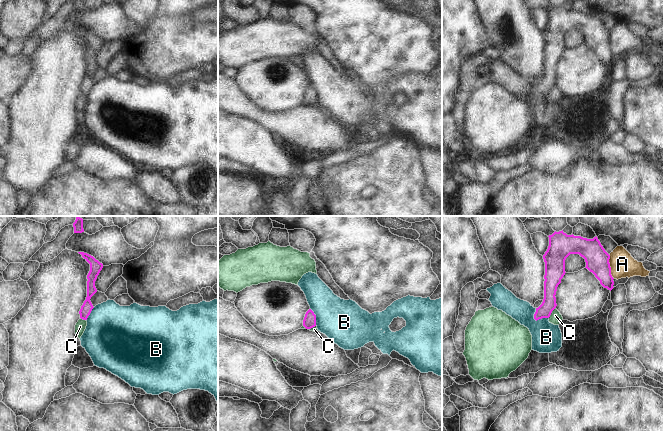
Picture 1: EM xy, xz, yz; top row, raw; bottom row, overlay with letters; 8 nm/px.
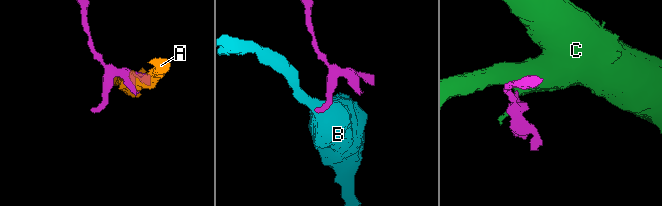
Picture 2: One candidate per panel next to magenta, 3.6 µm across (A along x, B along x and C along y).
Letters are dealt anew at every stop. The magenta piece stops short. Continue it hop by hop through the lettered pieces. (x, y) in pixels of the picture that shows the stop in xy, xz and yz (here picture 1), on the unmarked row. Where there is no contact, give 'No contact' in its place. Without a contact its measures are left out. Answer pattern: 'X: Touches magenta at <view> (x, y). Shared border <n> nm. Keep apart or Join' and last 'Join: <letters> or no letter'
A: Touches magenta at yz (609, 42). Shared border 200 nm. Keep apart
B: Touches magenta at yz (536, 96). Shared border 140 nm. Keep apart
C: Touches magenta at yz (551, 88). Shared border 110 nm. Keep apart
Join: no letter

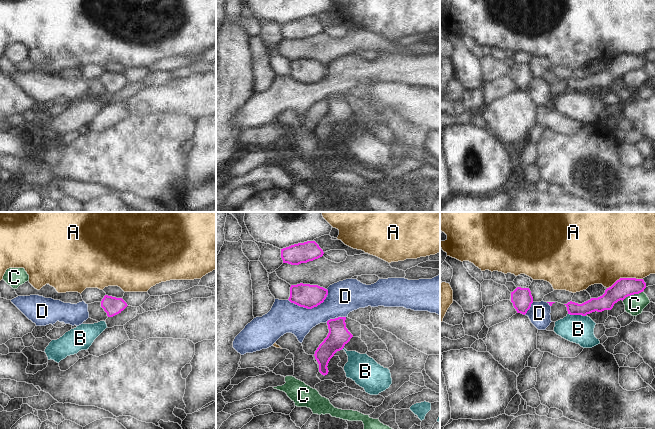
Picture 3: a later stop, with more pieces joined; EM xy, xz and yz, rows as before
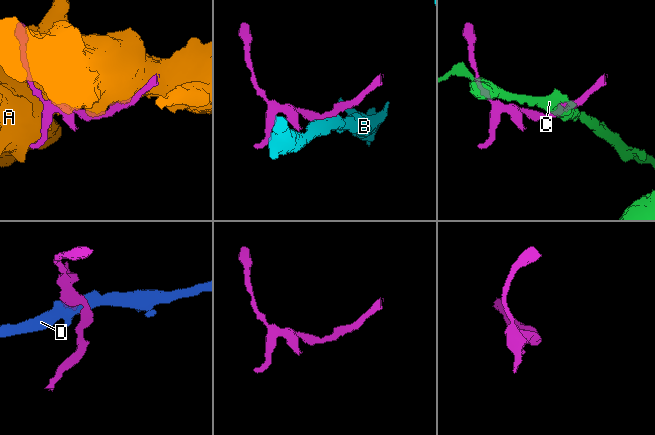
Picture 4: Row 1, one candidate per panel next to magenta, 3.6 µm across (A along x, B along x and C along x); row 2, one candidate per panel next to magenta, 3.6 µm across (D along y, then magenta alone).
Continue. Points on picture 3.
A: Touches magenta at yz (624, 54). Shared border 300 nm. Keep apart
B: Touches magenta at yz (577, 90). Shared border 150 nm. Keep apart
C: Touches magenta at yz (632, 70). Shared border 180 nm. Keep apart
D: Touches magenta at xz (311, 84). Shared border 340 nm. Keep apart
Join: no letter

